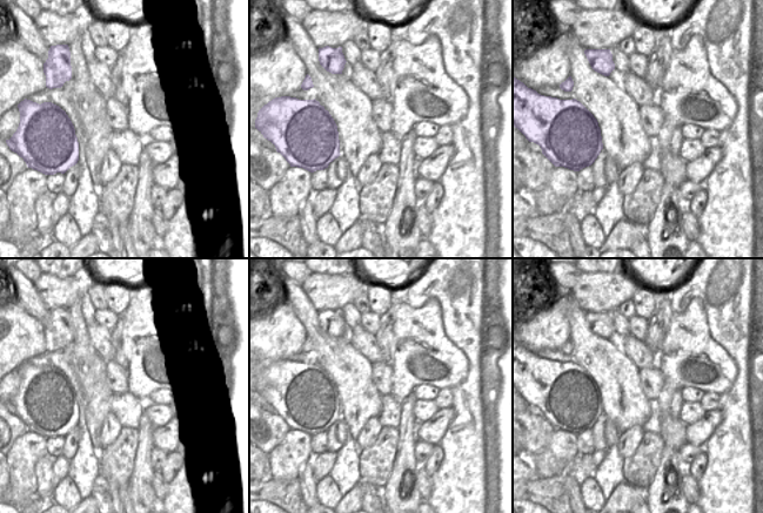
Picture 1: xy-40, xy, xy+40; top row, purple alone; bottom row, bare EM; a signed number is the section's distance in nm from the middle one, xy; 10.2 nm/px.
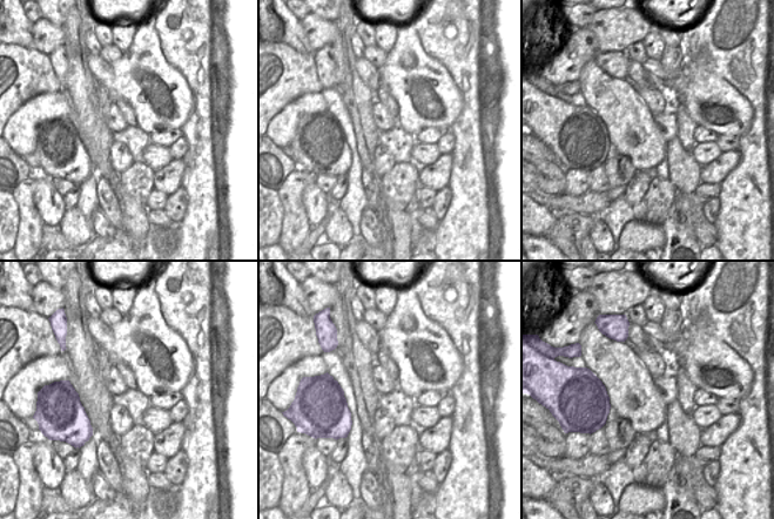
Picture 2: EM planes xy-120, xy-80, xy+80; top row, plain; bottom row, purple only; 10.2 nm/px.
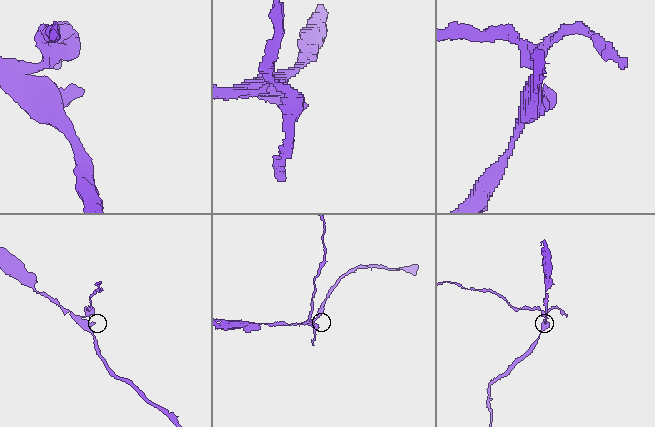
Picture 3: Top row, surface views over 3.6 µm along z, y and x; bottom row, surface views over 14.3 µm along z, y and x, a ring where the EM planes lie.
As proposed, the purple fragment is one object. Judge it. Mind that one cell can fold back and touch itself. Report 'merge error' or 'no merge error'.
merge error

